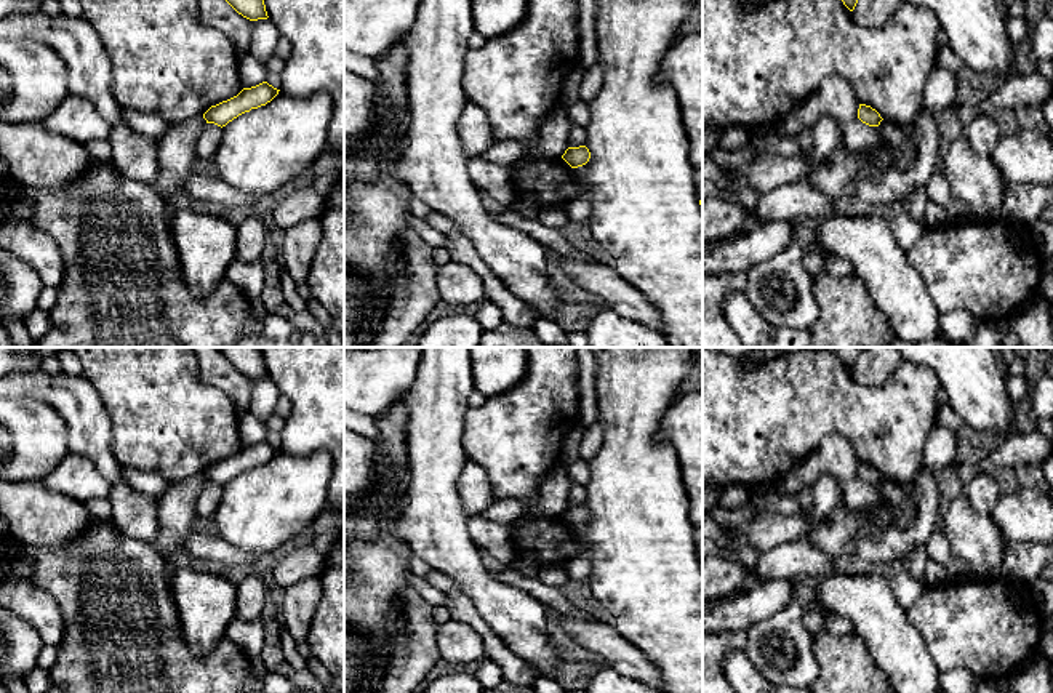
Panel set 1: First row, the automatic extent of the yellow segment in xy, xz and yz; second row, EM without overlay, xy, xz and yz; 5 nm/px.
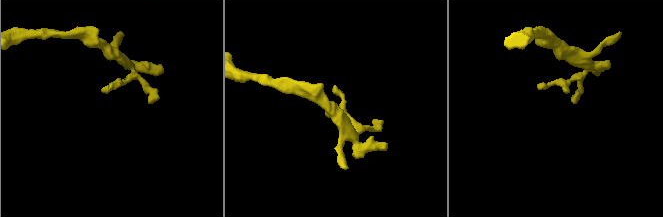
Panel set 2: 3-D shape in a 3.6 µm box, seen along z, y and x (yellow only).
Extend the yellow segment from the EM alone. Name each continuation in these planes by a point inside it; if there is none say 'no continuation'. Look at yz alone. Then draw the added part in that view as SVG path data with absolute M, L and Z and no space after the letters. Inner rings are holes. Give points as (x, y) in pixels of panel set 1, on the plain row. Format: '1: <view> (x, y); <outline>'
no continuation

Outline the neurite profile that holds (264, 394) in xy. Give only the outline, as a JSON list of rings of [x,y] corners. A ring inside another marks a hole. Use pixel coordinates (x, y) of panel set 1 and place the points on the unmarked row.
[[[269,376],[251,379],[251,383],[253,389],[248,413],[266,423],[267,418],[275,413],[275,405],[282,392]]]

